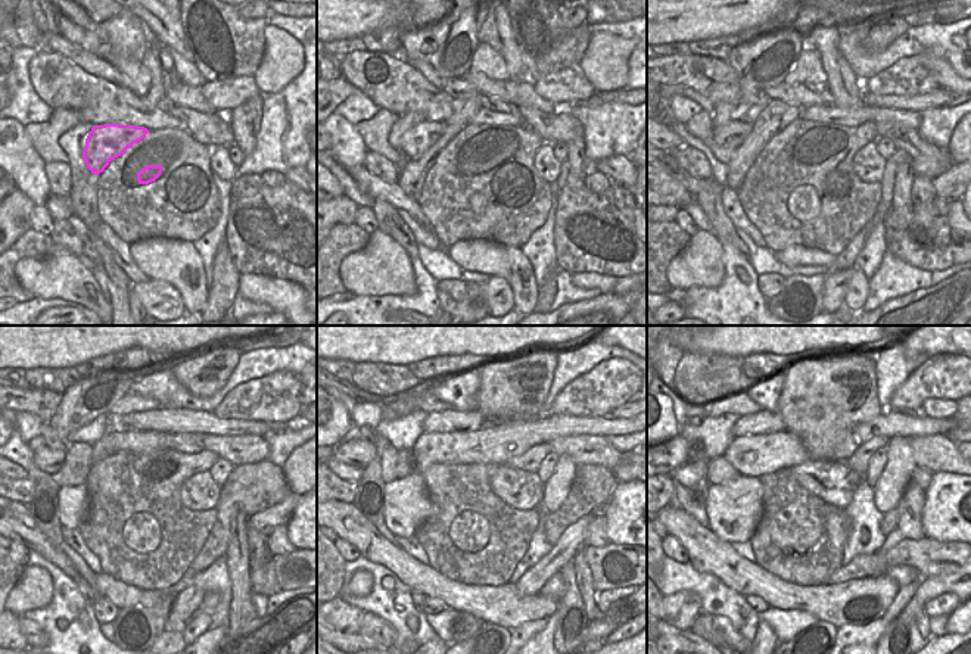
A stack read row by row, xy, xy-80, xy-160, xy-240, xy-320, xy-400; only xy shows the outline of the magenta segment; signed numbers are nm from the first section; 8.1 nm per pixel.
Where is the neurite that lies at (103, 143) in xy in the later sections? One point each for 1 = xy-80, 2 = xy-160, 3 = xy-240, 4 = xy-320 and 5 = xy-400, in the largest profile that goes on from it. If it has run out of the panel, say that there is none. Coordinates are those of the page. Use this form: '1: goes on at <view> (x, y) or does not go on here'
1: goes on at xy-80 (414, 142)
2: goes on at xy-160 (731, 134)
3: goes on at xy-240 (47, 460)
4: goes on at xy-320 (358, 452)
5: goes on at xy-400 (677, 451)

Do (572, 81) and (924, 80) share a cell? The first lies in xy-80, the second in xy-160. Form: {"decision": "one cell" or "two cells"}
{"decision": "one cell"}

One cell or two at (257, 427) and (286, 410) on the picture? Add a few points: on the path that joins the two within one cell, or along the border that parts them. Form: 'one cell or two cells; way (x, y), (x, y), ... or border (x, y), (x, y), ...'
two cells; border (233, 419), (282, 420), (285, 423)

